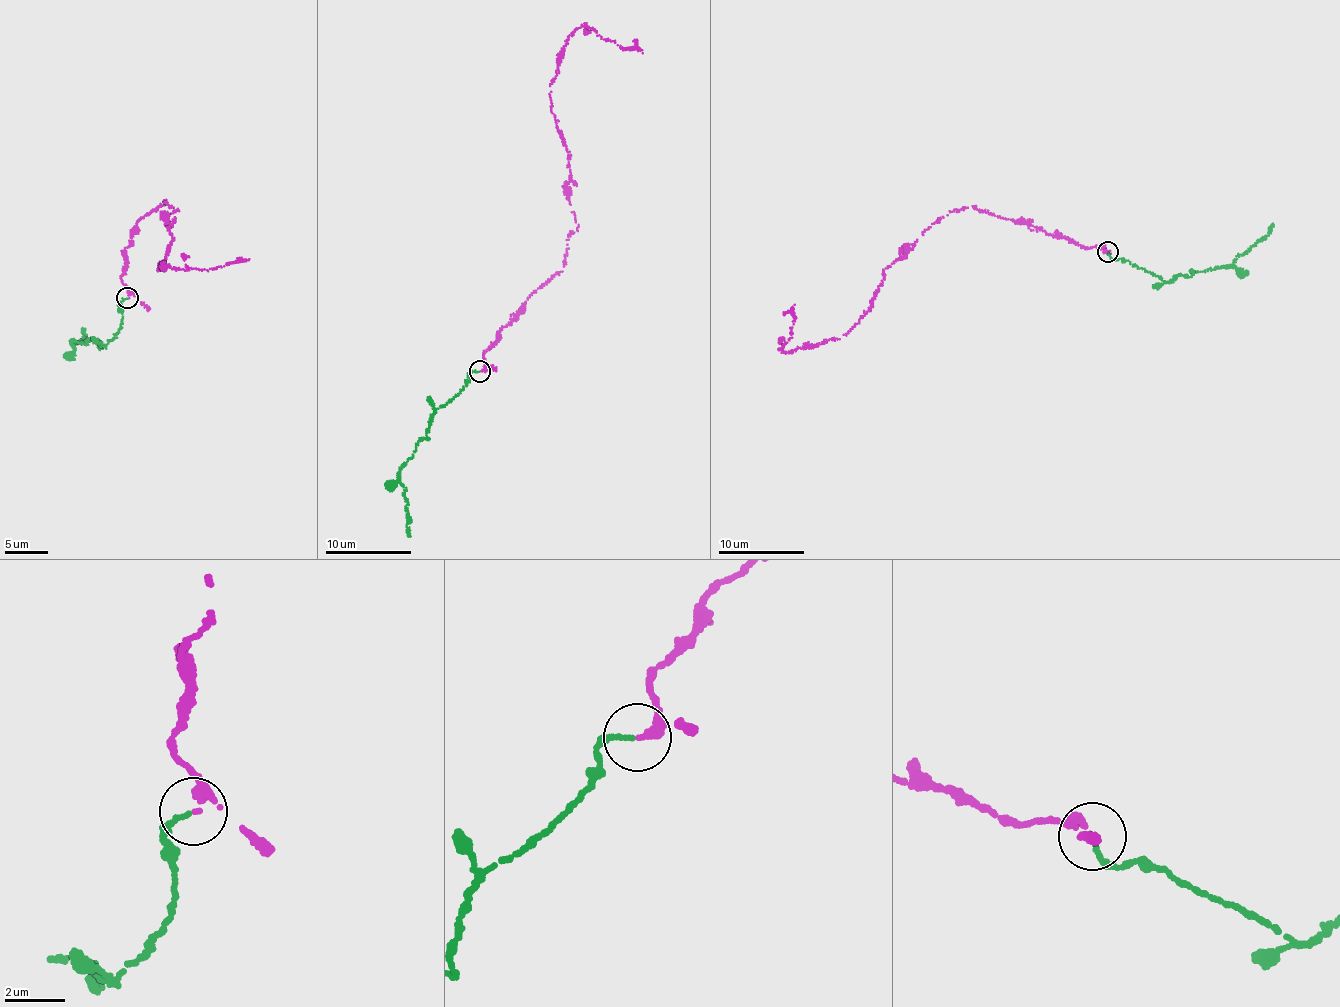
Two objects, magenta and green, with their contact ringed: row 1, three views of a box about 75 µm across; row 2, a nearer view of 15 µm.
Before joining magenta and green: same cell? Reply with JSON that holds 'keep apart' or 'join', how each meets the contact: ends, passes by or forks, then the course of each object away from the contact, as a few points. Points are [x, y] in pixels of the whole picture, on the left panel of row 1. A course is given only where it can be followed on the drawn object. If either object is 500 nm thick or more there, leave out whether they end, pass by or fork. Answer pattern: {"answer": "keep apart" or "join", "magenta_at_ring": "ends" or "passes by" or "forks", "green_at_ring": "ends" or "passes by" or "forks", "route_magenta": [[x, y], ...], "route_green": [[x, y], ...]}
{"answer": "join", "magenta_at_ring": "passes by", "green_at_ring": "ends", "route_magenta": [[127, 298], [120, 278], [131, 231], [166, 200], [178, 210], [169, 214], [172, 240], [158, 271], [249, 259]], "route_green": [[127, 298], [118, 306], [121, 326], [105, 345], [71, 340], [74, 345], [86, 340], [83, 329]]}

